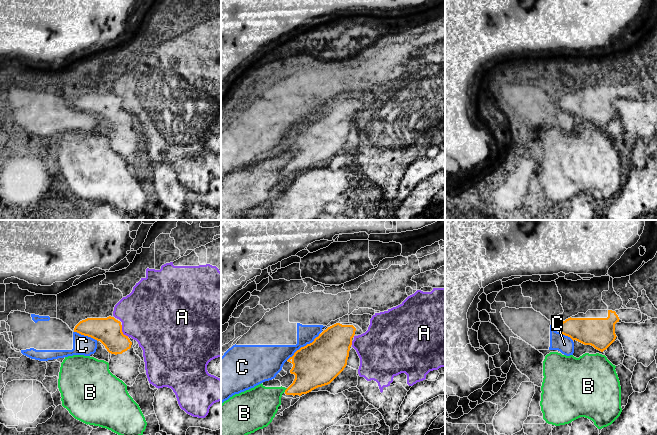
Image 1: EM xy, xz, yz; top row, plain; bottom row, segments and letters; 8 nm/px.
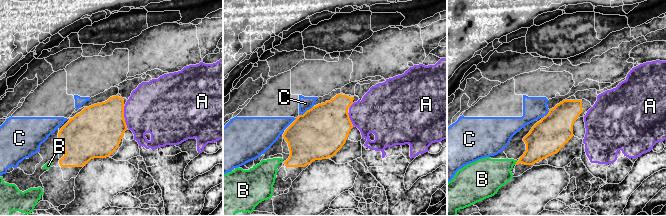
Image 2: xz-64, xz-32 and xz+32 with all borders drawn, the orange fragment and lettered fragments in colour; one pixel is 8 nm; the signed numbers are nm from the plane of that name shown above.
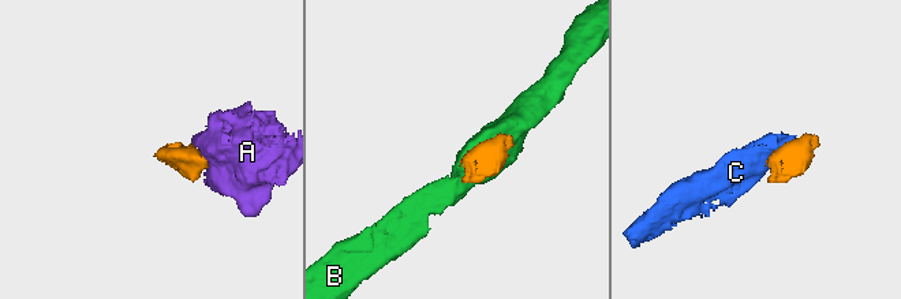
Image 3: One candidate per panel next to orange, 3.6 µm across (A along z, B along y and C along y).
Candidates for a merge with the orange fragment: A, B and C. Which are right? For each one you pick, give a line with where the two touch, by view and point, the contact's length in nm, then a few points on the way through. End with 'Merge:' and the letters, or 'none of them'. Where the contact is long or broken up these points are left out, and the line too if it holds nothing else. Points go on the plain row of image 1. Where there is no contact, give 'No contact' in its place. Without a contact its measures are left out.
Merge: none of them

